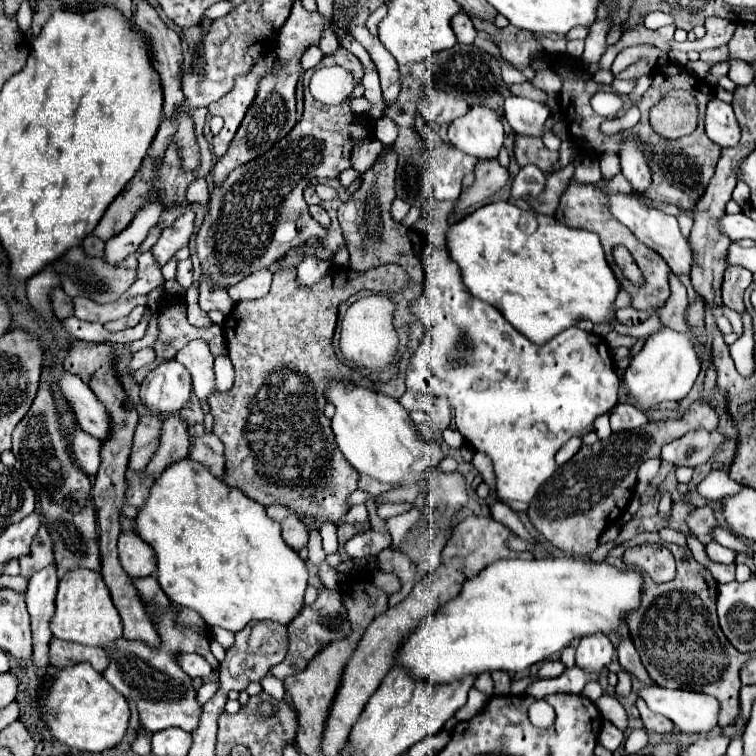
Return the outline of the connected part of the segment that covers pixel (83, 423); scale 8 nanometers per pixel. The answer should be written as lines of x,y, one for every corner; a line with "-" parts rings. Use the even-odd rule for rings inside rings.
64,373
60,379
60,393
74,409
82,431
100,441
106,441
110,437
110,415
106,407
96,399
96,395
86,387
86,383
82,383
82,379

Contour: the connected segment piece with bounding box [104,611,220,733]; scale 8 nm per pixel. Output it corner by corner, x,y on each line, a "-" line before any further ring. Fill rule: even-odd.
170,611
162,613
156,619
156,631
162,639
160,649
142,645
142,641
118,639
114,651
110,651
110,665
104,671
104,677
114,685
114,689
136,705
140,721
150,733
168,727
180,727
192,733
200,721
202,705
196,701
196,689
192,685
192,677
188,677
178,669
174,653
197,653
210,663
213,670
220,667
220,663
210,651
210,635
194,633
186,627
176,627
174,619
176,613

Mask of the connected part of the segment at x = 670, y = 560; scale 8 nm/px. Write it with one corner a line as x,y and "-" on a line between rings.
644,543
640,547
626,549
624,553
624,563
628,567
638,569
640,573
648,573
656,583
666,583
674,577
676,567
674,567
674,557
670,551
662,545
650,545

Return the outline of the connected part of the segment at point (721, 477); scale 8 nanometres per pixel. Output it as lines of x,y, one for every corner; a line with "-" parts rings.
718,469
718,471
712,471
704,481
698,483
696,491
710,499
710,501
718,501
718,499
724,499
728,495
734,495
734,493
740,493
744,485
740,483
734,483
728,479
728,471
724,469

